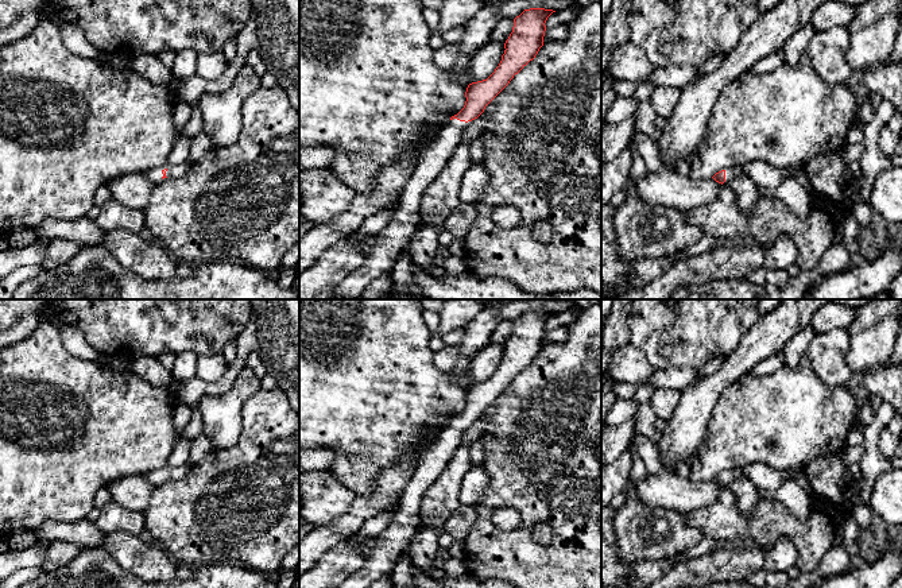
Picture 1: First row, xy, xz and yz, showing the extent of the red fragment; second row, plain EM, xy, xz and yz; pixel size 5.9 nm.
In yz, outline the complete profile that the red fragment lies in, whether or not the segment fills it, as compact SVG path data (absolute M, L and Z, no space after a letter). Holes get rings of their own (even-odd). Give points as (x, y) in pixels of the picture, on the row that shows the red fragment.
M733 167L733 169L728 169L728 170L721 170L719 173L716 173L712 178L719 182L719 183L724 183L725 181L731 181L733 178L739 178L739 177L747 177L747 174L740 169L740 167Z

